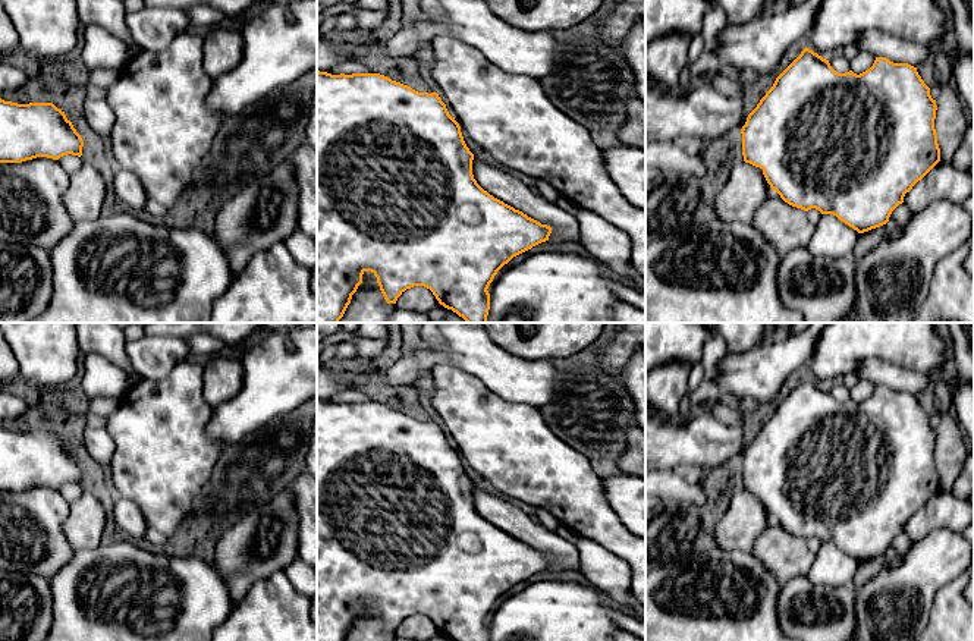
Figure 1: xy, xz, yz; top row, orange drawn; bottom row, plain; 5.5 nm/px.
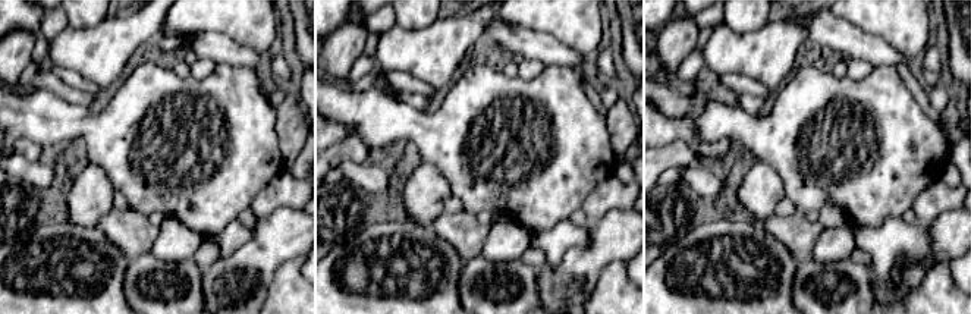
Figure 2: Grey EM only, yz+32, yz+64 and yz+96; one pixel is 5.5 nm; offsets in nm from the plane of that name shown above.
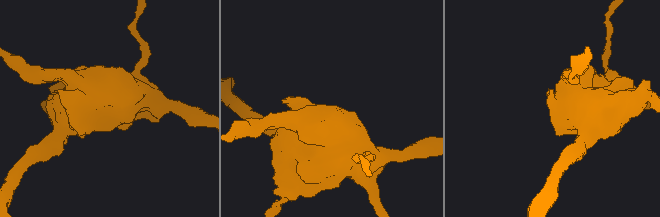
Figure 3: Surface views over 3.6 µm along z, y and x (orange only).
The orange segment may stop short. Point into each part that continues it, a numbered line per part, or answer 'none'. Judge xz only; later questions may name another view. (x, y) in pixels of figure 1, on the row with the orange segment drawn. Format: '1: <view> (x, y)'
1: xz (424, 56)

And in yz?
1: yz (703, 112)

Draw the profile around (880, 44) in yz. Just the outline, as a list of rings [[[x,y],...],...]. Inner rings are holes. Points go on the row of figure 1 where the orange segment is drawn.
[[[870,29],[865,31],[855,43],[858,50],[871,53],[874,57],[886,57],[893,63],[908,63],[914,67],[940,51],[942,44],[915,44],[890,34]]]

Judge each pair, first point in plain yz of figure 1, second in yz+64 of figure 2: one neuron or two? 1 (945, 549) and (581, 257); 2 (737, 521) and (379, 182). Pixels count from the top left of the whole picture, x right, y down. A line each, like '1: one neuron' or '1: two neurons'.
1: one neuron
2: two neurons

